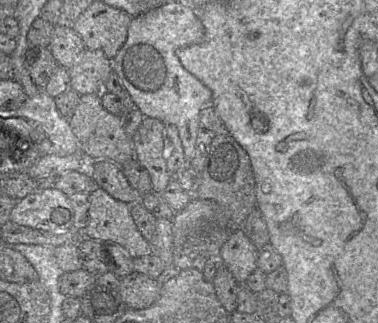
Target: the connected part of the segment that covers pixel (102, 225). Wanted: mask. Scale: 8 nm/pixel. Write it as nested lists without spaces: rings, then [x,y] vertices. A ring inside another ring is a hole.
[[[100,187],[91,192],[88,199],[89,222],[82,231],[82,238],[117,243],[124,247],[133,258],[154,254],[153,245],[144,238],[133,220],[130,204],[113,198]]]

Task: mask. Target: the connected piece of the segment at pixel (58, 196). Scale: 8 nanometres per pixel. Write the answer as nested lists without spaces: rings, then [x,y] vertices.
[[[56,187],[36,189],[17,201],[10,221],[18,225],[53,234],[67,232],[74,227],[74,209],[69,196]]]

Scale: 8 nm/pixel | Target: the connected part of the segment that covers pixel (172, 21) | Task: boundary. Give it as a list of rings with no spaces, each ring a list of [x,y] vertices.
[[[172,2],[132,17],[127,39],[111,60],[112,70],[142,114],[178,128],[188,161],[195,155],[200,111],[211,105],[212,92],[182,66],[177,52],[201,42],[203,37],[204,27],[195,9]]]

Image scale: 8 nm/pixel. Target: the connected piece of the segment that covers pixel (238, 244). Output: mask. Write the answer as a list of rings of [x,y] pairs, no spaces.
[[[233,228],[216,260],[229,269],[239,284],[245,284],[257,268],[258,250],[242,228]]]

